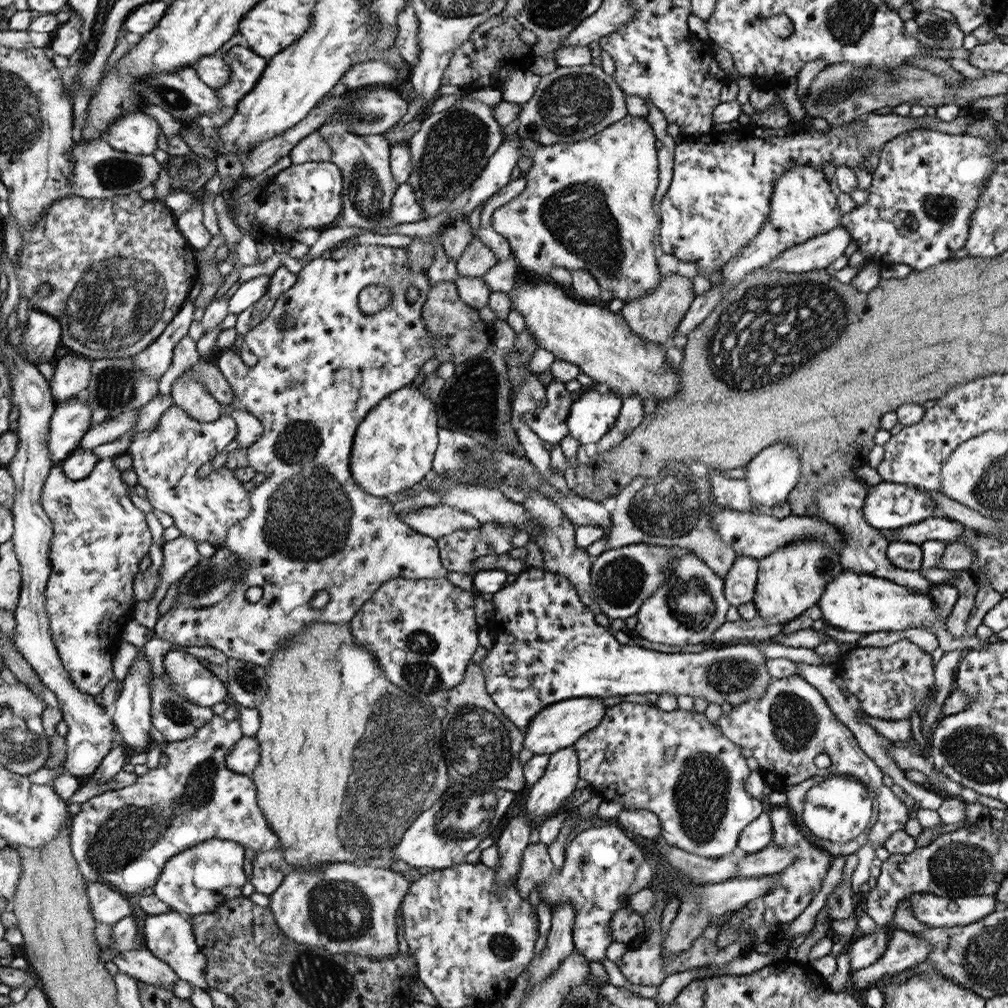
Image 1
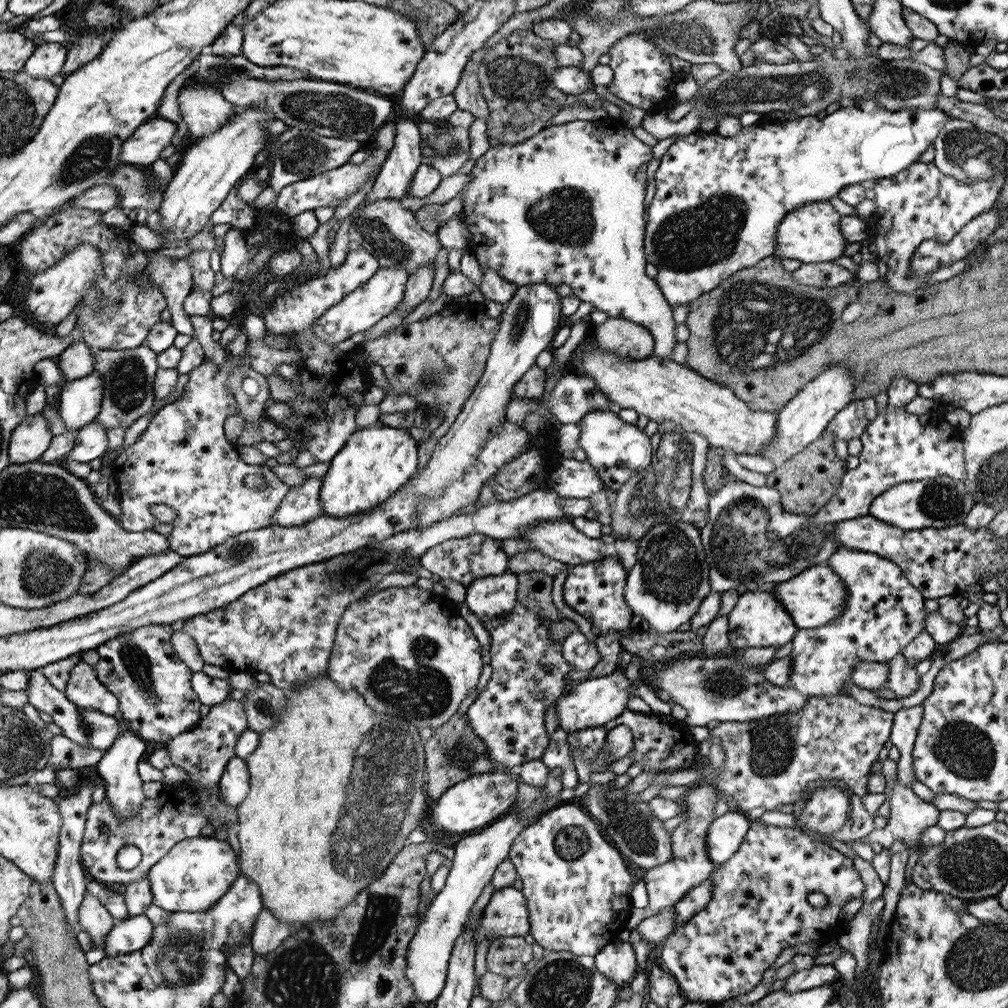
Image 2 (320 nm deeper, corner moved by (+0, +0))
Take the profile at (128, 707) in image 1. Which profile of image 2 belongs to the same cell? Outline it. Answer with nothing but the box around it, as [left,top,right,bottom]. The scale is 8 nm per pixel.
[96,727,146,818]

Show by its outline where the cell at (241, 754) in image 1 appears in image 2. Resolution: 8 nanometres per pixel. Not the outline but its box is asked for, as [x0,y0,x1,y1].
[219,756,251,806]

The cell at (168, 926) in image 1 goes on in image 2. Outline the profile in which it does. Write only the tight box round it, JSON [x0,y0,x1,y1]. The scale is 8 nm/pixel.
[105,914,153,957]

